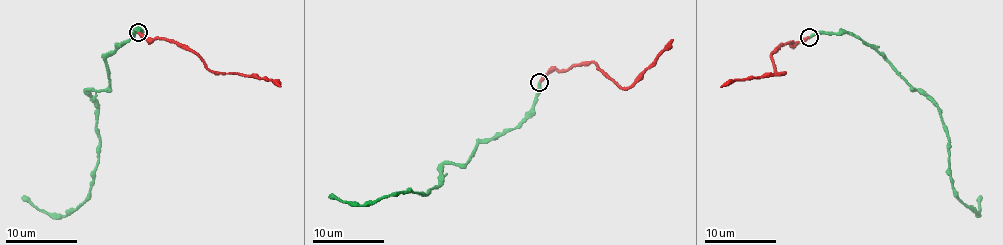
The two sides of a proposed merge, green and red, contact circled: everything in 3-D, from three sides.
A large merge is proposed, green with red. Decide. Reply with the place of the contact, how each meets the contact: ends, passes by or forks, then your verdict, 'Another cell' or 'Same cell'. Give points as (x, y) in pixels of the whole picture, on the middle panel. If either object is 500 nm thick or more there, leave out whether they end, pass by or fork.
Place: (539, 82). At the ring green ends. At the ring red ends. Same cell

